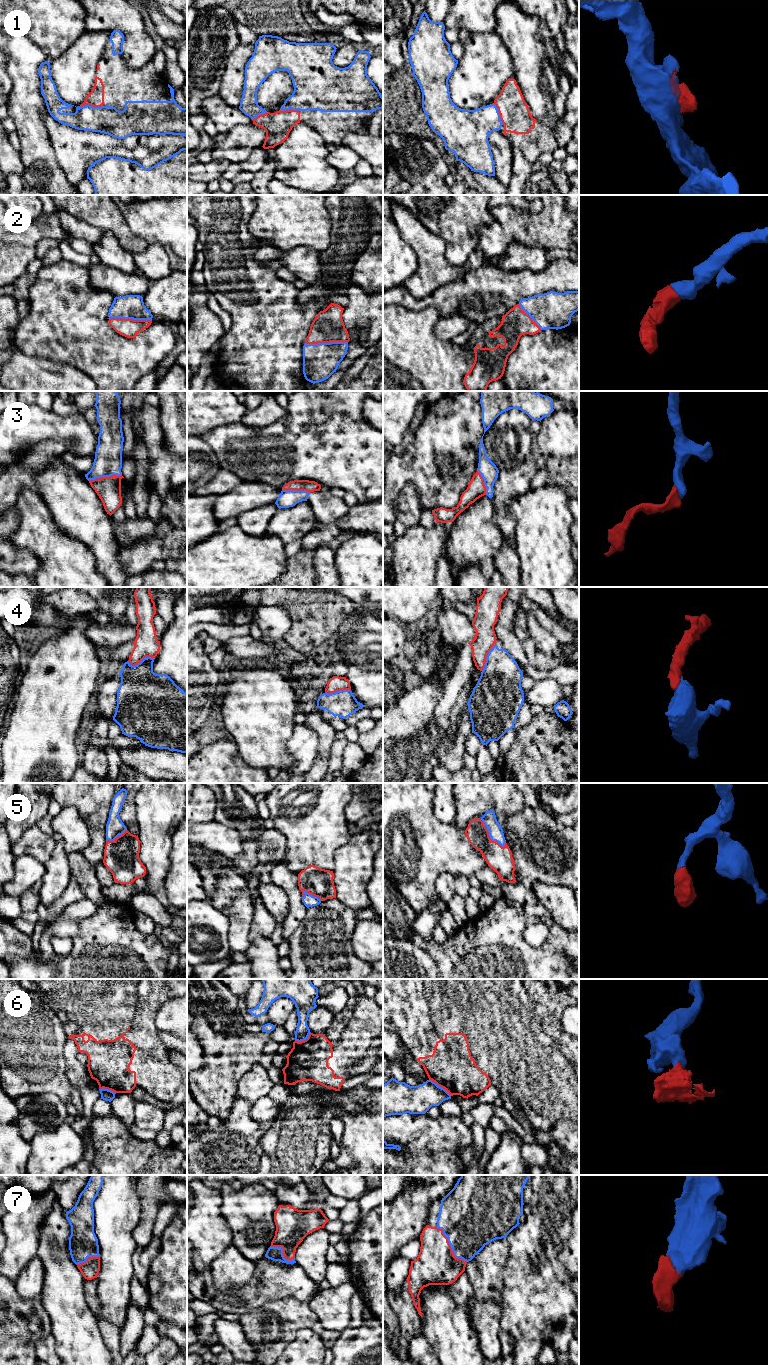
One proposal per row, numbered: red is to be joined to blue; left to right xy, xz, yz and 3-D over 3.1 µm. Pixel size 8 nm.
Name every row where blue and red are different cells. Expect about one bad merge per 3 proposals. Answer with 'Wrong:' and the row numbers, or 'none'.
Wrong: 4, 6

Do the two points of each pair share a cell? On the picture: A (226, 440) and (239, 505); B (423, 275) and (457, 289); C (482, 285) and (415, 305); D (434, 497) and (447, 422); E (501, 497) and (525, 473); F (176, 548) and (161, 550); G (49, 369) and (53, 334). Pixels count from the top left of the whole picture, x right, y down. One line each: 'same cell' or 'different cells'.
A: different cells
B: different cells
C: same cell
D: same cell
E: same cell
F: same cell
G: different cells

